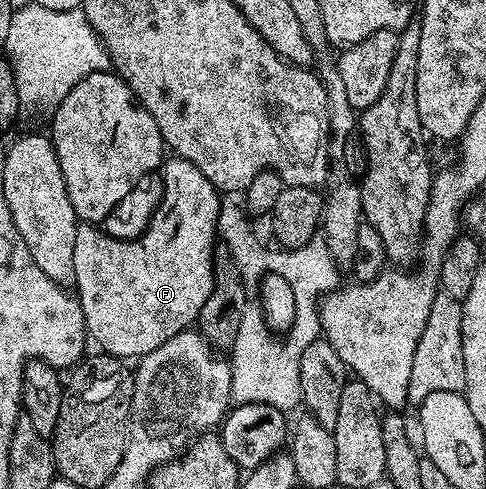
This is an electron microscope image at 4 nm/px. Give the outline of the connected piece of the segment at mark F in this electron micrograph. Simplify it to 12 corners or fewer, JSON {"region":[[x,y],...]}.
{"region":[[191,162],[136,240],[75,230],[75,295],[126,362],[201,319],[221,196]]}

